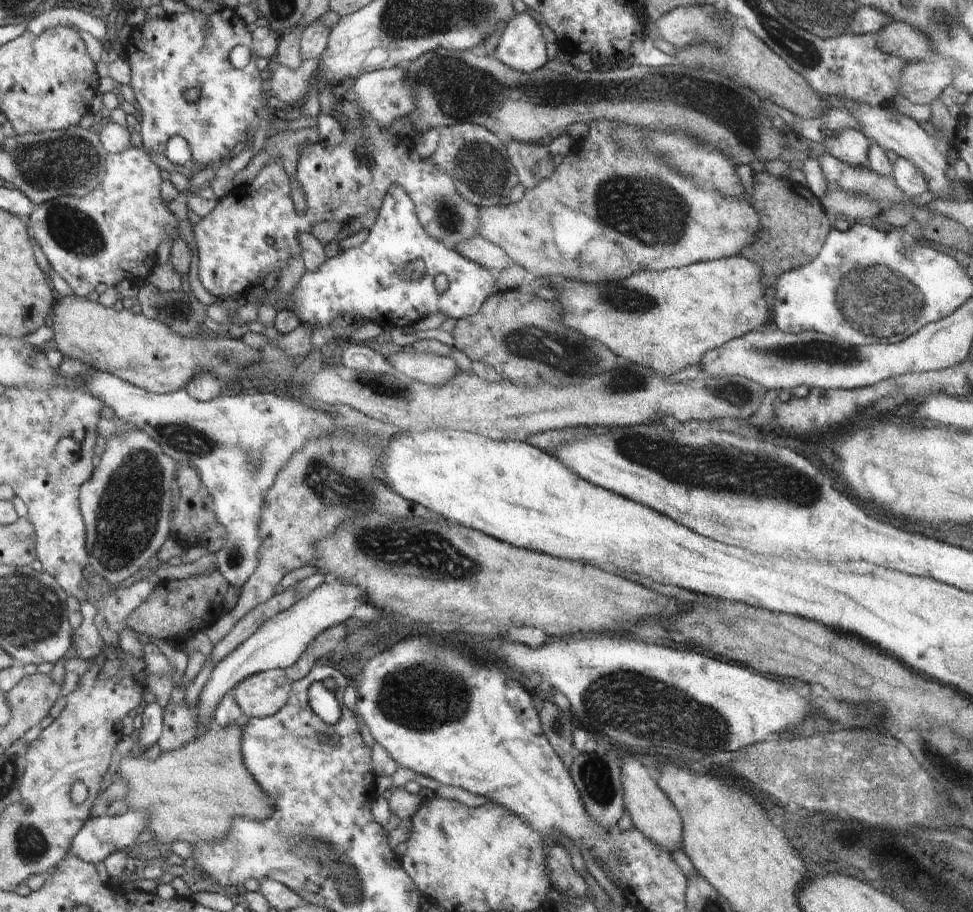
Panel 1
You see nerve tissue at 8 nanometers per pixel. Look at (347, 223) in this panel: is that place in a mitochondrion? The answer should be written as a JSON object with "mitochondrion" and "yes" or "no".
{"mitochondrion":"no"}

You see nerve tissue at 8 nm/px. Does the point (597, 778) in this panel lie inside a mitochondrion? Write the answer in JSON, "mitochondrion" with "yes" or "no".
{"mitochondrion":"yes"}

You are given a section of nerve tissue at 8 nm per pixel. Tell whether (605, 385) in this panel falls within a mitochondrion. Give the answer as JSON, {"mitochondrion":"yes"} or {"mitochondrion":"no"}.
{"mitochondrion":"yes"}

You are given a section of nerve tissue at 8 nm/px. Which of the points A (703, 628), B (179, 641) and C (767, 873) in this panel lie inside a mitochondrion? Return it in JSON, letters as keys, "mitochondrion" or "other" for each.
{"A":"other","B":"other","C":"other"}

